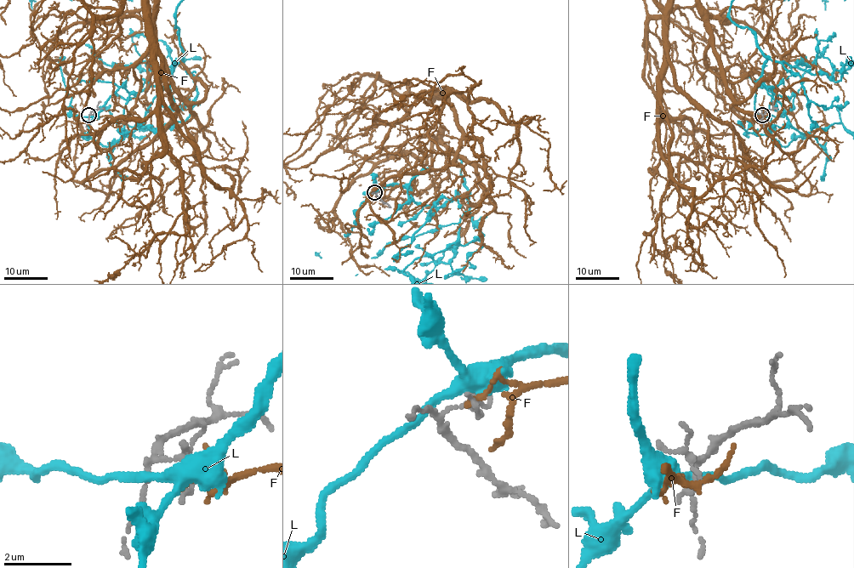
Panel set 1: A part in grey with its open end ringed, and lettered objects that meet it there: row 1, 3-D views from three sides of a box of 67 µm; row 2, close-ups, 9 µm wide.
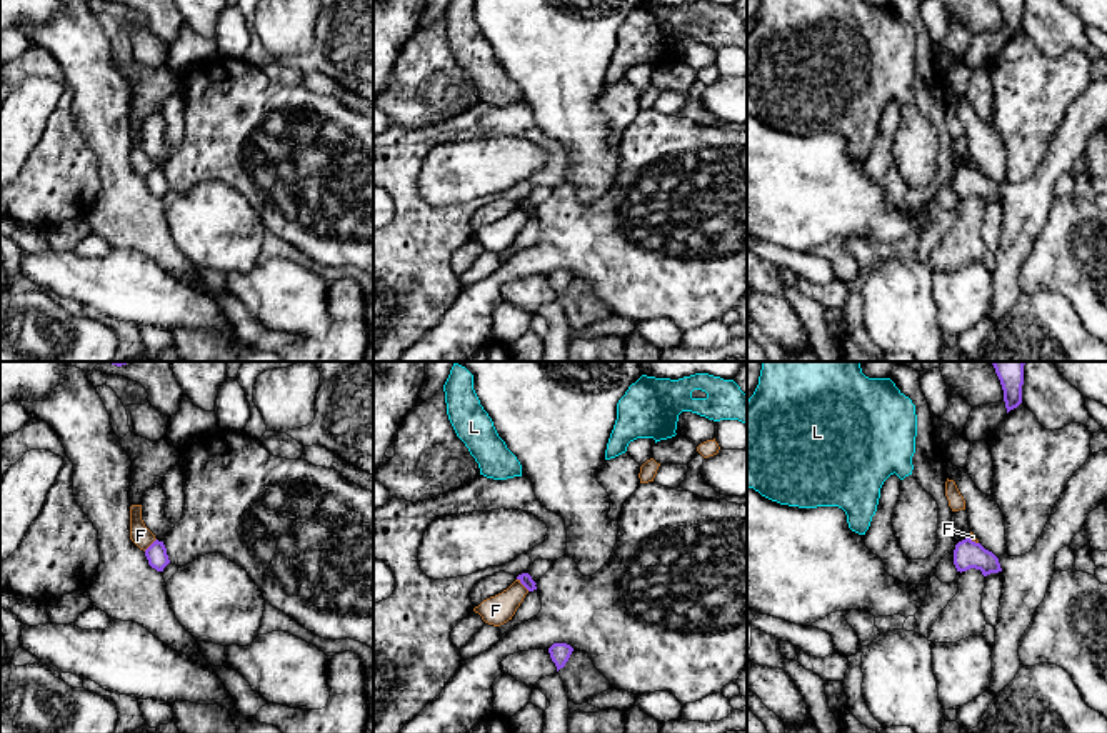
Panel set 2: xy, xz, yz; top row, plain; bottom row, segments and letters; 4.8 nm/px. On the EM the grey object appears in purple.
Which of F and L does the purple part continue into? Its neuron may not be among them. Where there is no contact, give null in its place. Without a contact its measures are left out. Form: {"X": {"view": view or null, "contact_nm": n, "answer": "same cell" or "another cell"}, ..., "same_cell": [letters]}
{"F": {"view": "xz", "contact_nm": 90, "answer": "another cell"}, "L": {"view": null, "answer": "another cell"}, "same_cell": []}

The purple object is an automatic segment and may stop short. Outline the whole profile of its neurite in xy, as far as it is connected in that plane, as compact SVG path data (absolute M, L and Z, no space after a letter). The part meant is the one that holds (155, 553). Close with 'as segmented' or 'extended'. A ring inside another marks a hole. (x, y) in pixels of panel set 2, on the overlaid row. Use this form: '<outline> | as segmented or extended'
M155 540L147 550L145 556L148 560L148 565L155 568L157 571L163 571L163 568L170 563L167 548L163 541Z | as segmented

